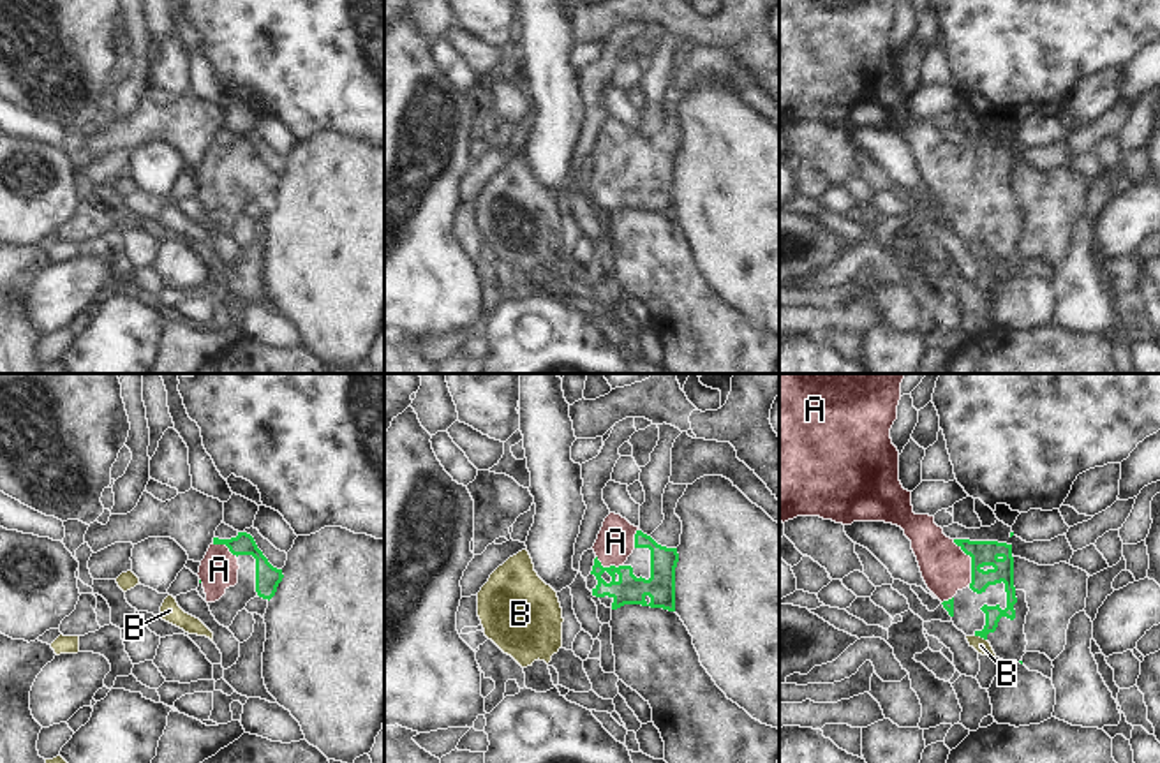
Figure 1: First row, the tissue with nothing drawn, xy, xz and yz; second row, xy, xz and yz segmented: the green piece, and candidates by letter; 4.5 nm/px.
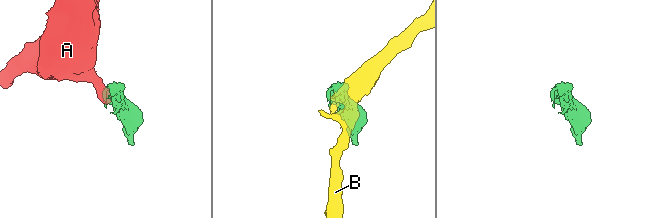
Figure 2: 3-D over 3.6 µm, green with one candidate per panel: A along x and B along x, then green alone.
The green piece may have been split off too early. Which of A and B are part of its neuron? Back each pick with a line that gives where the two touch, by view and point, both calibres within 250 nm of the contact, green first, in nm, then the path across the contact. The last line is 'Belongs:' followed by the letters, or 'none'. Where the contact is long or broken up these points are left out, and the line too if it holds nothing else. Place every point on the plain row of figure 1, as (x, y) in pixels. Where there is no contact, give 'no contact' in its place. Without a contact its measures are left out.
A: yz (972, 168) | 110/220 nm | across yz (982, 159), (972, 168), (956, 168), (945, 173)
Belongs: A

